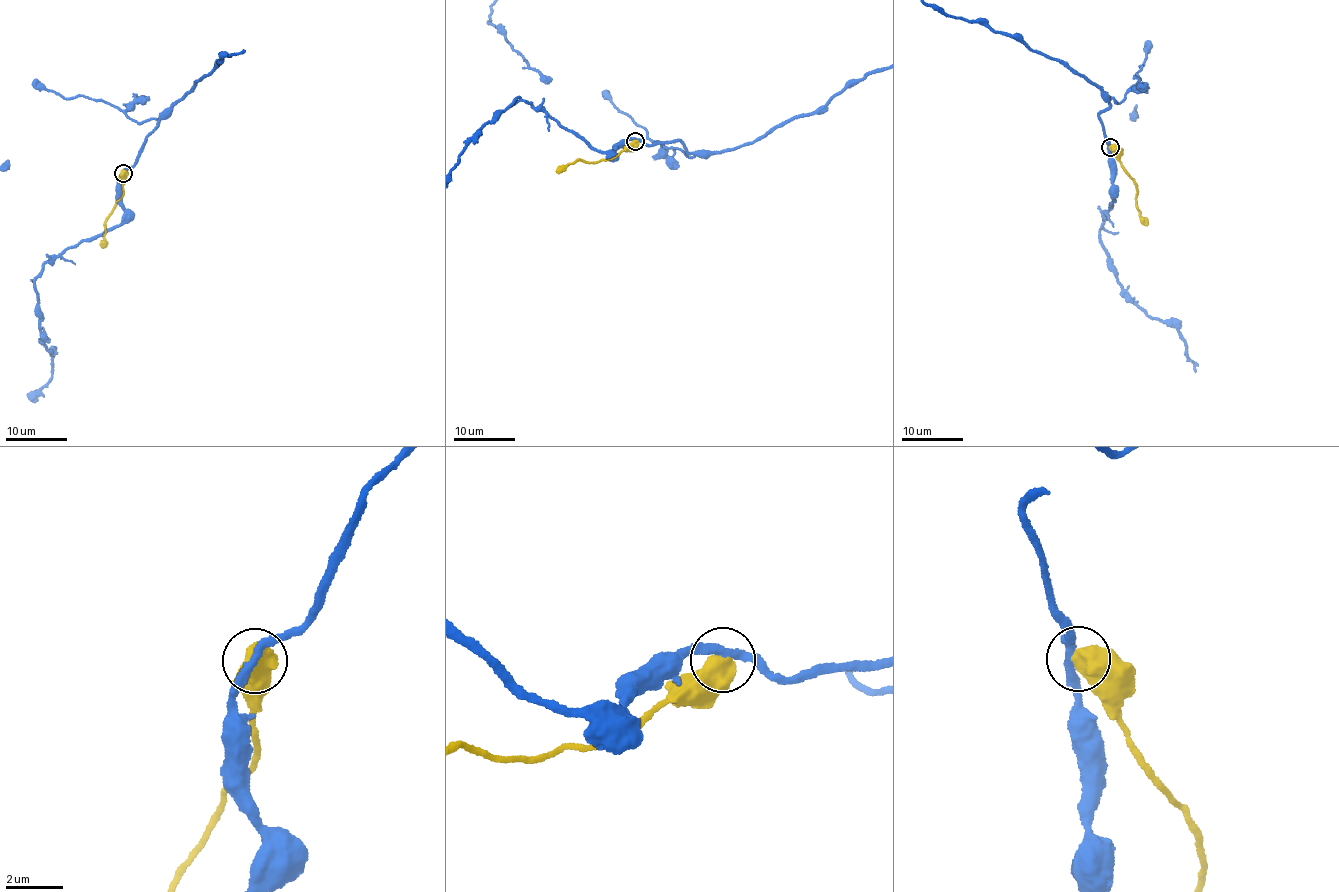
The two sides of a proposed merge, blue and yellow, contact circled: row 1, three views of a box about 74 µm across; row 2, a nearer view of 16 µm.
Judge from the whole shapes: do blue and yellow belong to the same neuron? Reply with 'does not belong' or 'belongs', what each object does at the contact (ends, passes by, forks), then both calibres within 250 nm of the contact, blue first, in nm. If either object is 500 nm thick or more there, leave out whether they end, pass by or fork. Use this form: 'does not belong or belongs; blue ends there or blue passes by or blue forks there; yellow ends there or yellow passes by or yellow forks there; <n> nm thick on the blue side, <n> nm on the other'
does not belong; 280 nm thick on the blue side, 750 nm on the other

